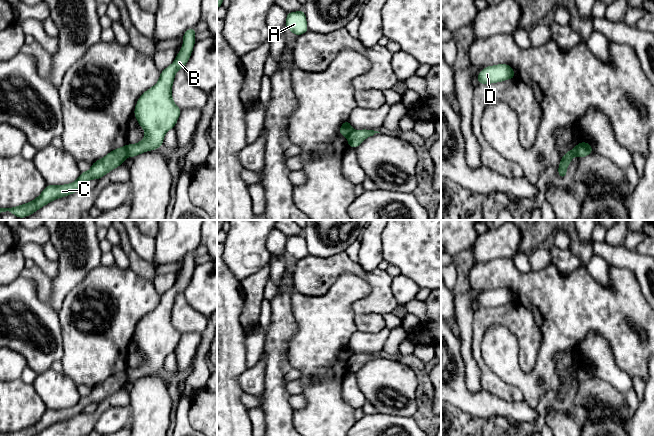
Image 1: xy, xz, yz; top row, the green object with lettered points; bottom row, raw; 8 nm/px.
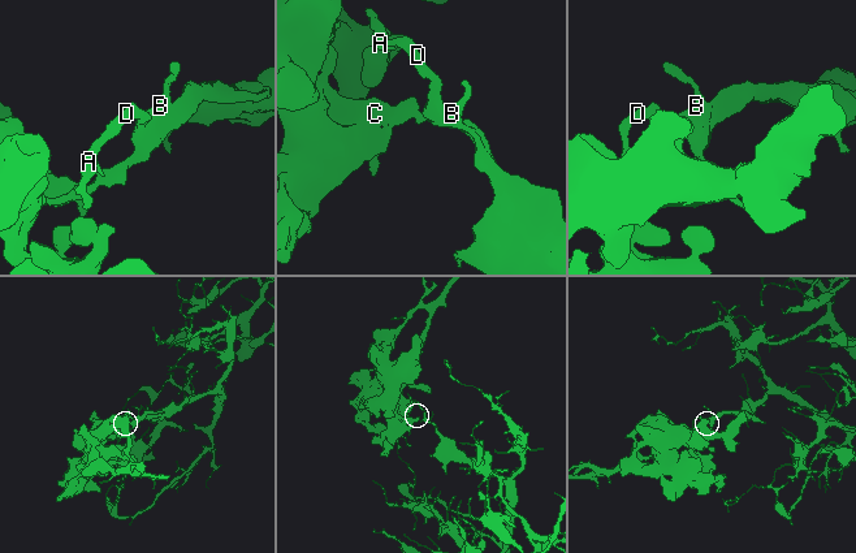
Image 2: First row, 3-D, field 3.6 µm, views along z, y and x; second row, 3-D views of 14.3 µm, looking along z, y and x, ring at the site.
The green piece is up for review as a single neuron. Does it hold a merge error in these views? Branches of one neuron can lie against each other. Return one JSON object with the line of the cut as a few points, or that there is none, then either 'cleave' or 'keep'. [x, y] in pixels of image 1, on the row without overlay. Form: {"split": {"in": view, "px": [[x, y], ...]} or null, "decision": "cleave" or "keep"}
{"split": {"in": "xy", "px": [[125, 370], [127, 379]]}, "decision": "cleave"}

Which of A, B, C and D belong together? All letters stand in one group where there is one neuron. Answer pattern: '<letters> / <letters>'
A B D / C

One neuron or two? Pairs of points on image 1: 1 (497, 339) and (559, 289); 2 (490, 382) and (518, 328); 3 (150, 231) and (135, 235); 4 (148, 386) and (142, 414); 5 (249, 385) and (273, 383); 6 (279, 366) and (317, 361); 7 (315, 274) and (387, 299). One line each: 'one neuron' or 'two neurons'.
1: one neuron
2: one neuron
3: two neurons
4: one neuron
5: two neurons
6: two neurons
7: one neuron

